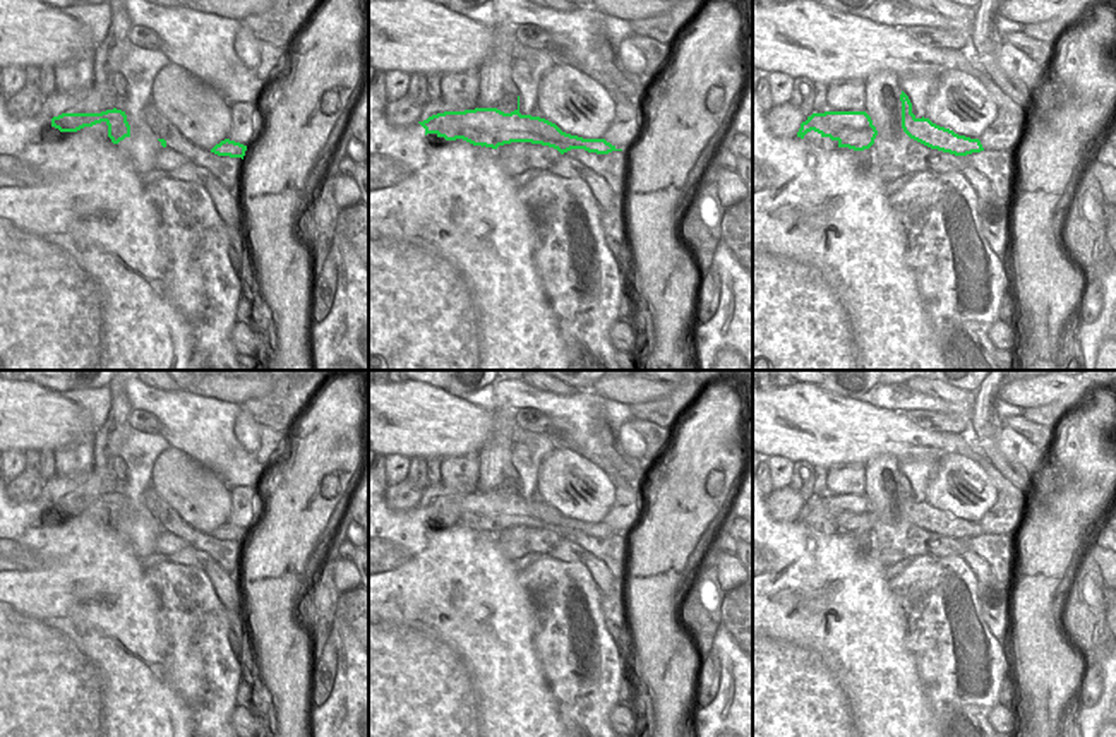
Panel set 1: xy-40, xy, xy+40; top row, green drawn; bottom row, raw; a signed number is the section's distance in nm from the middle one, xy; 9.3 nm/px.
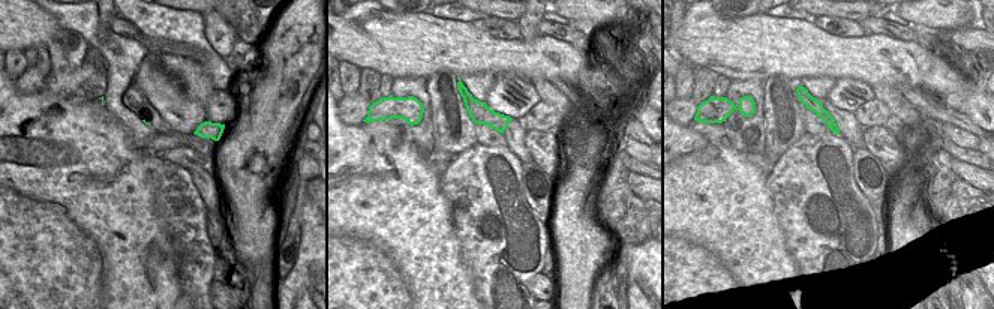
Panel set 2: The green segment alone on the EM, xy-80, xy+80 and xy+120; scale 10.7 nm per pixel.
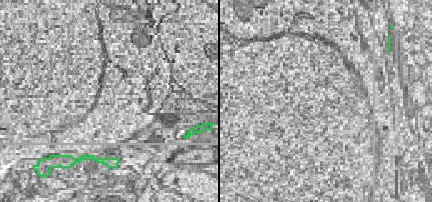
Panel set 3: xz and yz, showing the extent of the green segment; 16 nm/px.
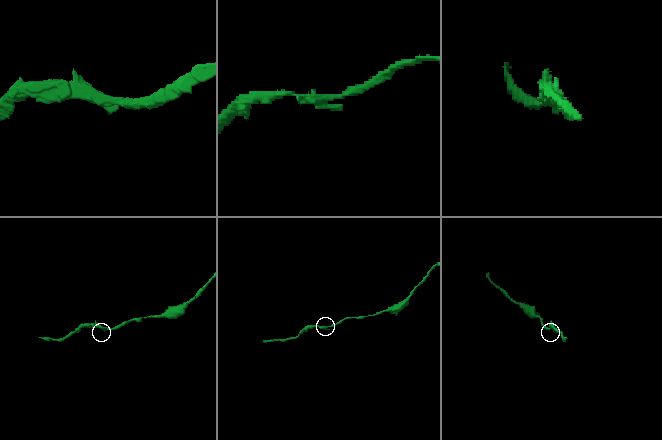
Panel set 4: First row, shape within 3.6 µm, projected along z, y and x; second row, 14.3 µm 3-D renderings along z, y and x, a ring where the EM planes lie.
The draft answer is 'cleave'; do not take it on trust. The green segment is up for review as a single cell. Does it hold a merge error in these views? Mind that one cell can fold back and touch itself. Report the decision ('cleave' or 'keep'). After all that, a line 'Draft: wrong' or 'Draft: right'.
keep
Draft: wrong

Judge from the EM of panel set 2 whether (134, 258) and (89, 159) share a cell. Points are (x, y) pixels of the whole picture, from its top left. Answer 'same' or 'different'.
same

